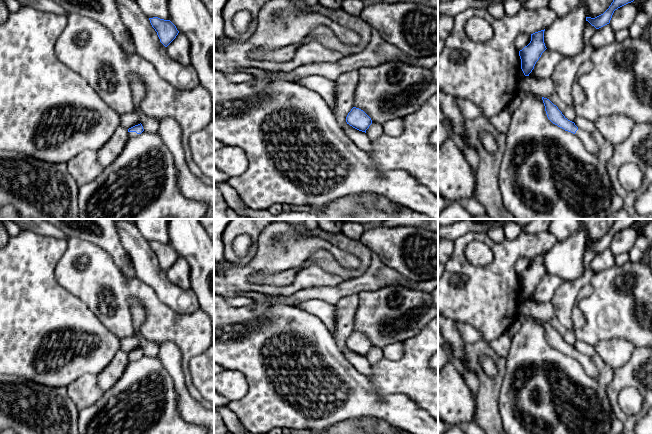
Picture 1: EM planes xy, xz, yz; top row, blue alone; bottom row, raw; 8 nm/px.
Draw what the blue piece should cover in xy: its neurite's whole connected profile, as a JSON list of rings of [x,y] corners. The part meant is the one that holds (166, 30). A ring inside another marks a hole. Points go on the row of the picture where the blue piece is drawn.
[[[158,17],[149,18],[152,27],[157,32],[160,42],[167,47],[178,35],[179,31],[170,20]]]

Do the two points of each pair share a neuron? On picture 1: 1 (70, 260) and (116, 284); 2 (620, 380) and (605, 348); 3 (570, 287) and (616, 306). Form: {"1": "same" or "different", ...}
{"1": "same", "2": "different", "3": "same"}

